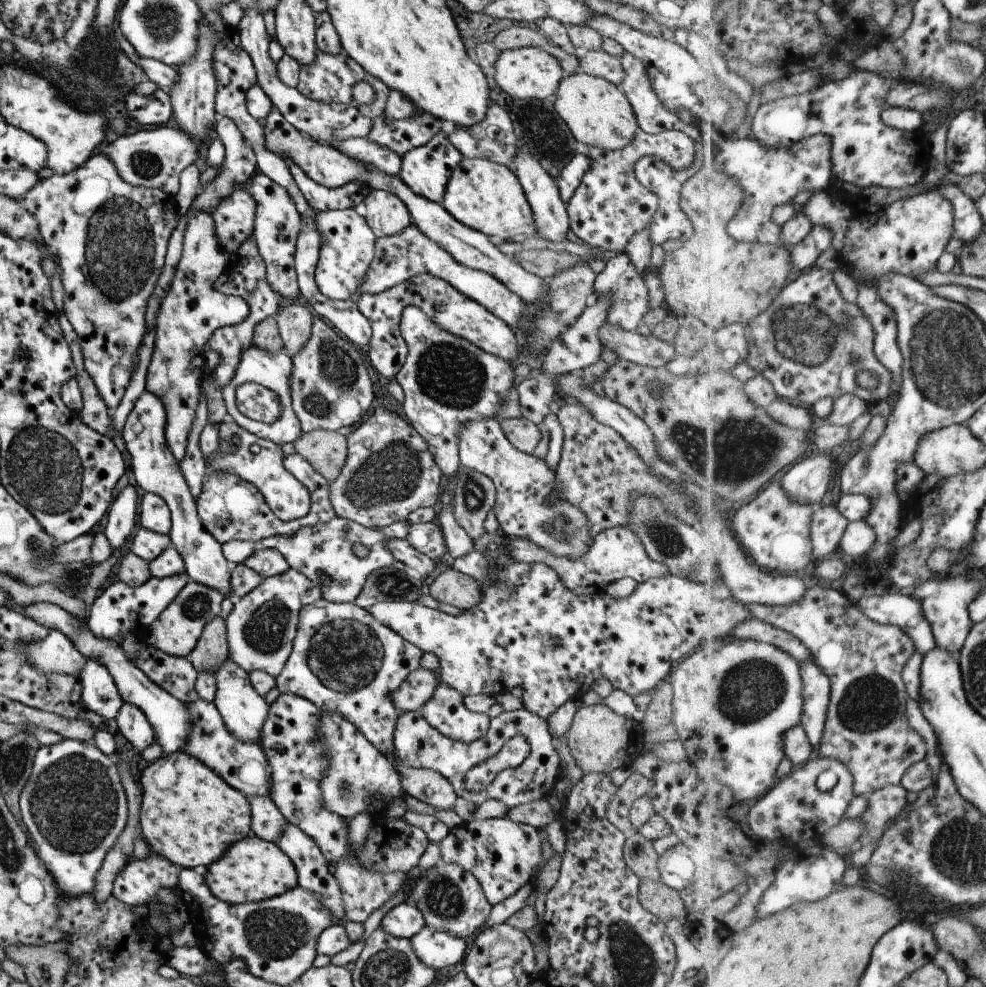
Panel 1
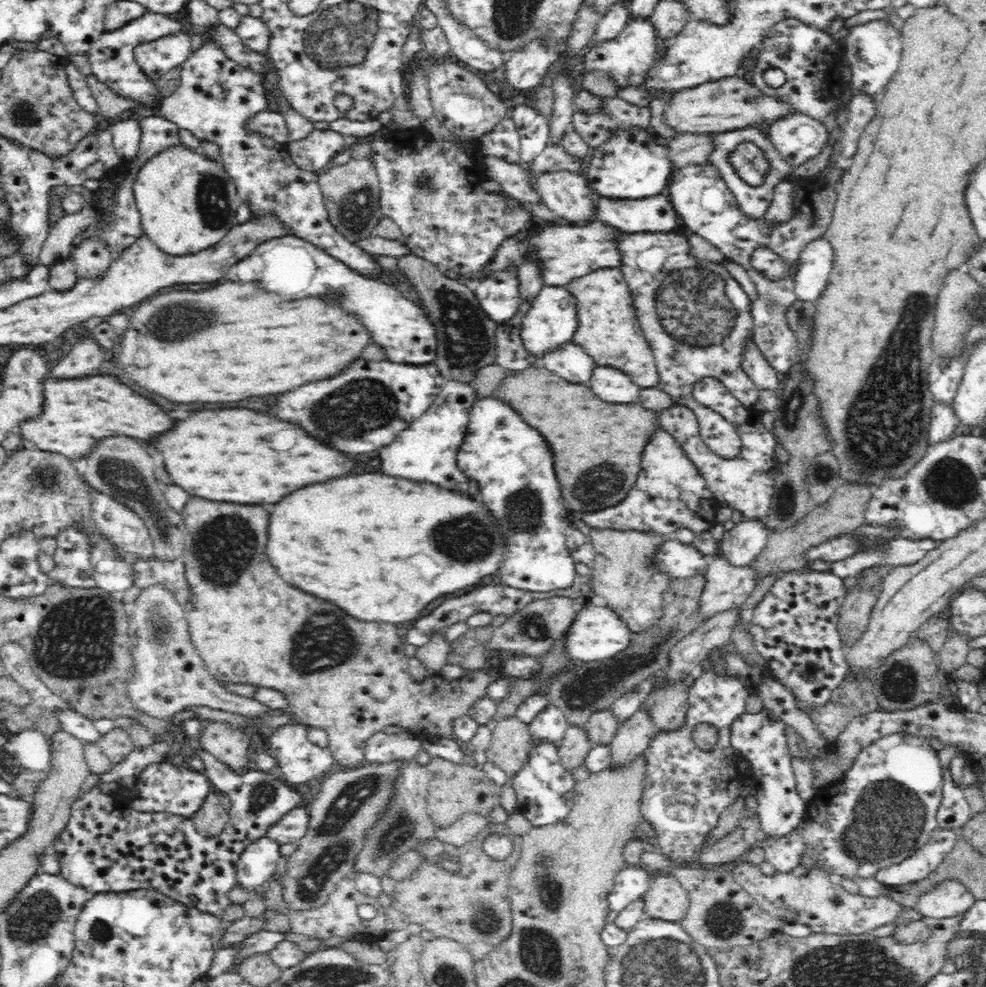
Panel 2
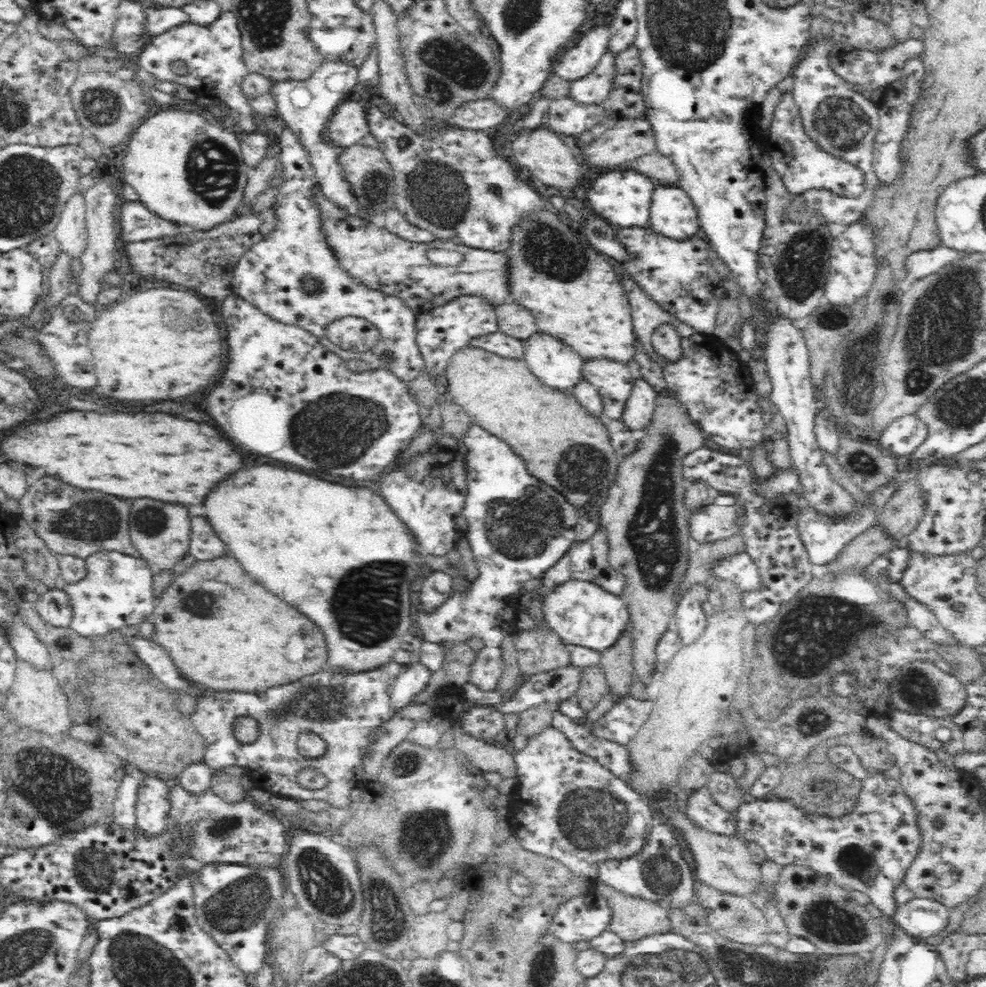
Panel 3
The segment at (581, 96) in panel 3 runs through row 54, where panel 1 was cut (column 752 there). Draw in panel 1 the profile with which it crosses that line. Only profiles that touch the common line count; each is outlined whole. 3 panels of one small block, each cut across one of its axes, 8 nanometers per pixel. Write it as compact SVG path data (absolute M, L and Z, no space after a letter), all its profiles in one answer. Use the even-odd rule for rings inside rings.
M823 583L808 588L804 599L796 603L783 606L747 603L745 606L753 616L796 636L812 652L811 658L828 673L832 681L832 700L824 740L817 751L822 757L837 759L848 766L855 777L856 796L869 798L879 789L899 785L909 767L926 760L927 743L909 726L906 715L910 696L904 681L904 668L916 644L904 629L871 620L846 594Z

